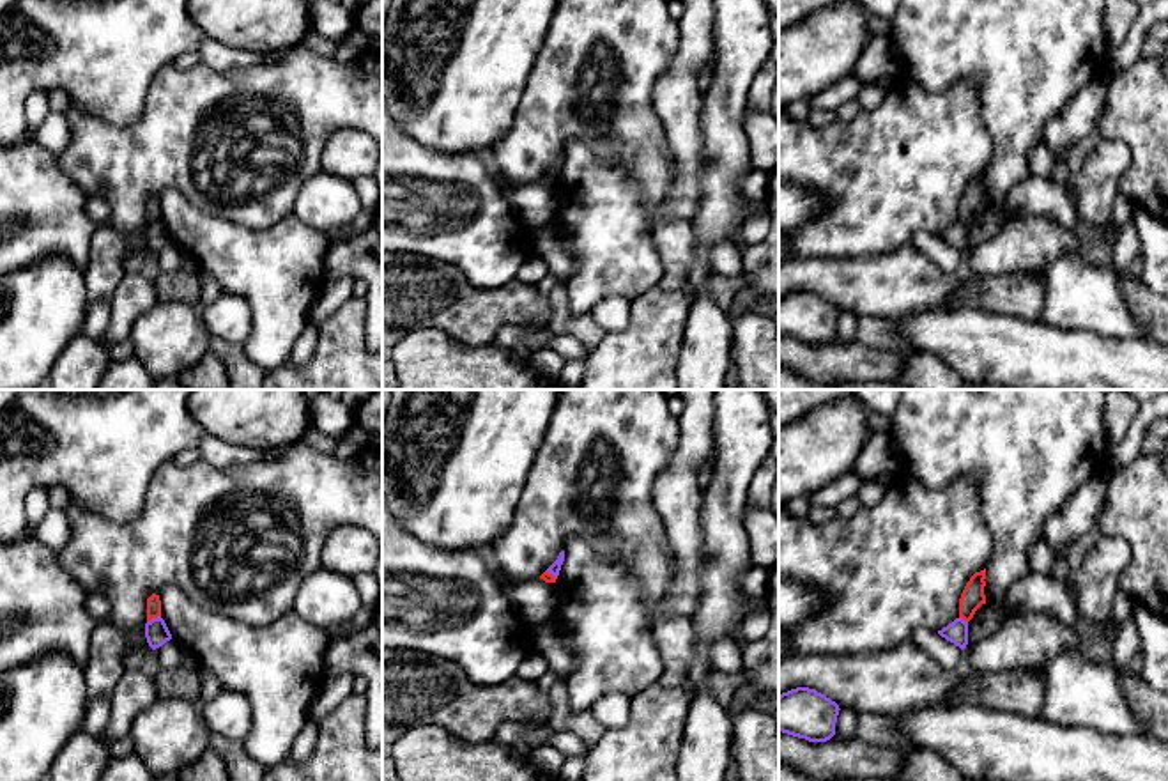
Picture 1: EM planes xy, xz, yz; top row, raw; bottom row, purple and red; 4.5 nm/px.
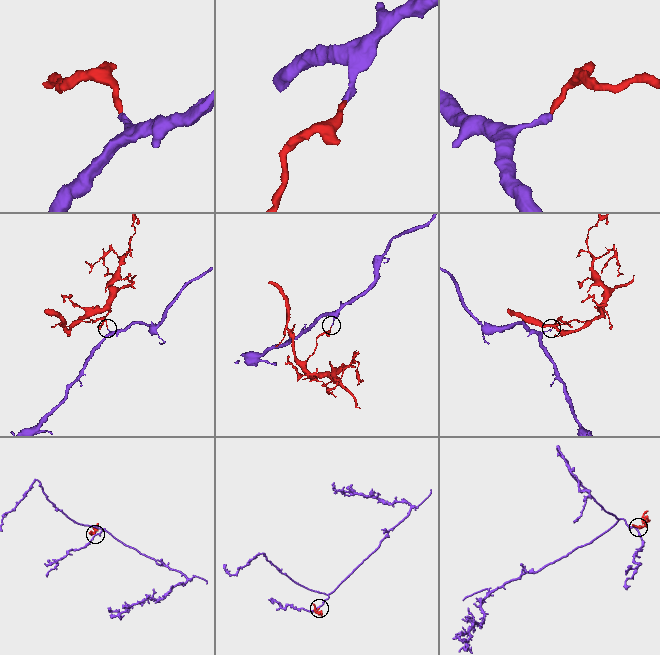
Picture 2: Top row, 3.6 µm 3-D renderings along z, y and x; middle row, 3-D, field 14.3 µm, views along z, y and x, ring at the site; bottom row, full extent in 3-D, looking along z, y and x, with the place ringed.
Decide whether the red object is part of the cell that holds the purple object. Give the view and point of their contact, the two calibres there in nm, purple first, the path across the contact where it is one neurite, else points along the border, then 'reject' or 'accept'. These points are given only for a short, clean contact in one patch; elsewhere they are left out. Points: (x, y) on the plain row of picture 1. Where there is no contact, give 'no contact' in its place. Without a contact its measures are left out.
meets purple in xy at (153, 222); 110 nm thick on the purple side, 60 nm on the other; border along xy (160, 218), (147, 225); reject

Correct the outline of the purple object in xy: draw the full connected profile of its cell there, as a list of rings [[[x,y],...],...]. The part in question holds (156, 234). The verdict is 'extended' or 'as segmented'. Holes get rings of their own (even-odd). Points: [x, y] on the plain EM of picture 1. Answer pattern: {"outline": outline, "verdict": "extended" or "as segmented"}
{"outline": [[[161,220],[152,221],[145,227],[145,241],[152,253],[163,250],[166,244],[172,243],[172,237]]], "verdict": "as segmented"}

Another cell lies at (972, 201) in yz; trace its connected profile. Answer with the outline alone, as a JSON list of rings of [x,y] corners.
[[[986,172],[975,175],[966,186],[959,202],[959,221],[970,225],[975,214],[986,207],[984,189],[986,189]]]

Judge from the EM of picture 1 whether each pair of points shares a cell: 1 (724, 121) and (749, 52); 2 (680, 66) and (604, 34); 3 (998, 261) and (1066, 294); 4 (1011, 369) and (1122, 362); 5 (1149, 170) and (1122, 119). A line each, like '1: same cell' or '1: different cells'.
1: same cell
2: different cells
3: different cells
4: same cell
5: same cell

